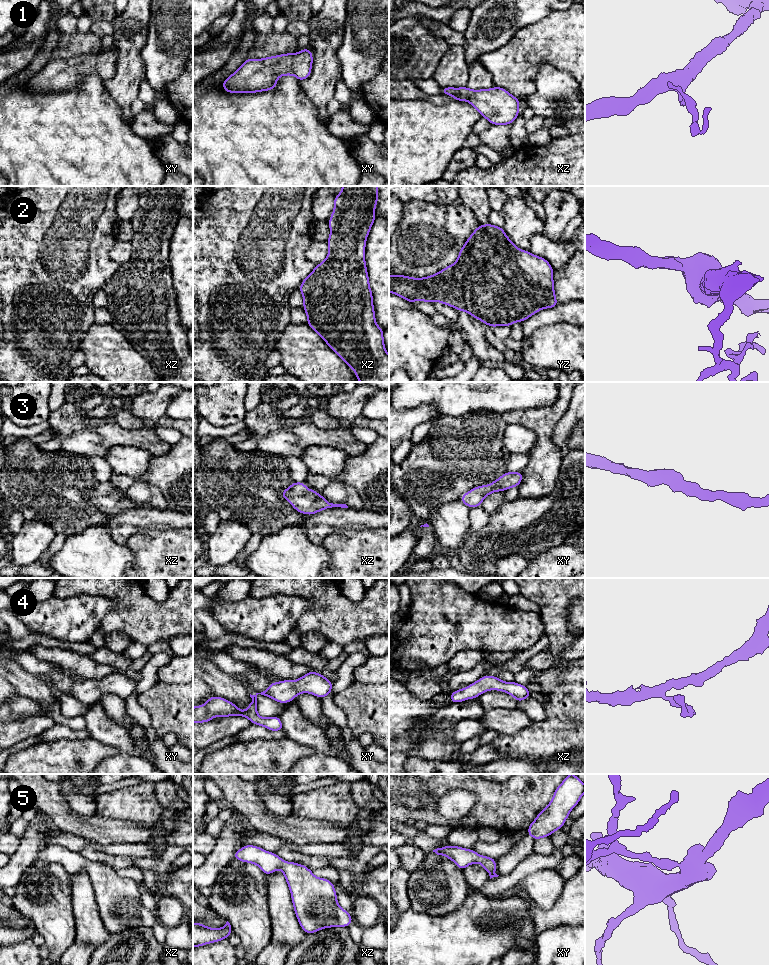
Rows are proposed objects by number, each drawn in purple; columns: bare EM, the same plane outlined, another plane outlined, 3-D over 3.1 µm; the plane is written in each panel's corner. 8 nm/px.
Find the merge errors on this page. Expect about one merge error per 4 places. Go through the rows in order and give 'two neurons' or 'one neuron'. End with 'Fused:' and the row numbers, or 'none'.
1: one neuron
2: one neuron
3: one neuron
4: one neuron
5: one neuron
Fused: none

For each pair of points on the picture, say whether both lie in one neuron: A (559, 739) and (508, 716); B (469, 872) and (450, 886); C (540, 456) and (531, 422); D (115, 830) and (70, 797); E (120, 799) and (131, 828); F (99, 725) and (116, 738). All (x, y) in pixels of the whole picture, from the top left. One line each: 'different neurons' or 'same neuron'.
A: different neurons
B: different neurons
C: same neuron
D: different neurons
E: different neurons
F: same neuron

